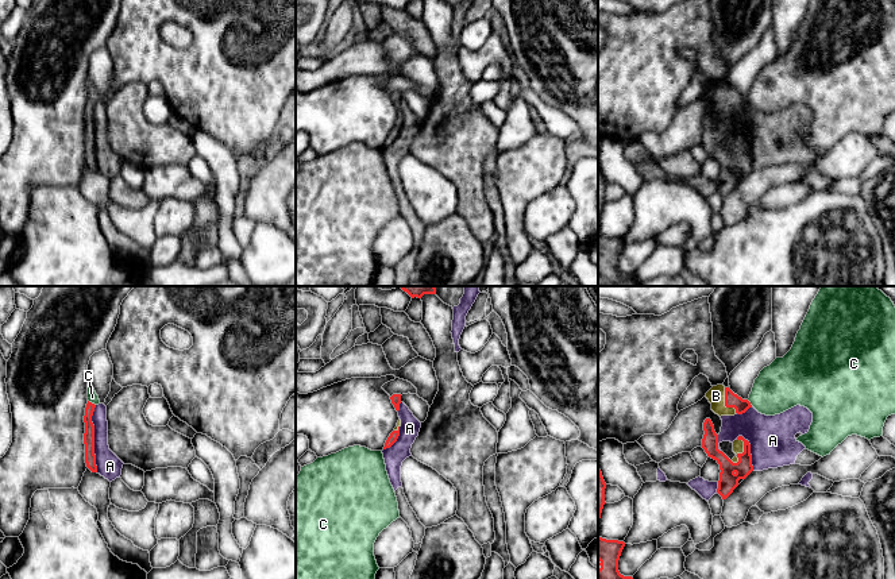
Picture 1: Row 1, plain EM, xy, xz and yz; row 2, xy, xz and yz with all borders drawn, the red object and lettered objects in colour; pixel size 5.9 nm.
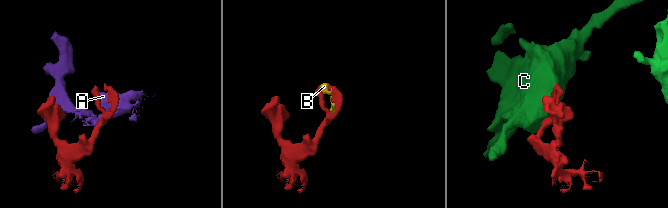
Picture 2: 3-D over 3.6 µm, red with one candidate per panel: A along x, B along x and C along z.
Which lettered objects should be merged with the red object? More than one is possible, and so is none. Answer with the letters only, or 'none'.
B

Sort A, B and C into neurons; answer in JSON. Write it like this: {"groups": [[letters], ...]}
{"groups": [["A"], ["B"], ["C"]]}

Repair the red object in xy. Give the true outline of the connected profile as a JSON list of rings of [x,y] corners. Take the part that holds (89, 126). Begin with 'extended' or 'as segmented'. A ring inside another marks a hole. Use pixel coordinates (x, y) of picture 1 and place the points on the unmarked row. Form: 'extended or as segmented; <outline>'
as segmented; [[[88,99],[86,105],[85,105],[85,113],[84,113],[85,161],[86,161],[86,165],[92,170],[97,170],[96,153],[94,153],[94,123],[92,120],[92,113],[93,113],[94,105],[96,105],[96,103]]]

